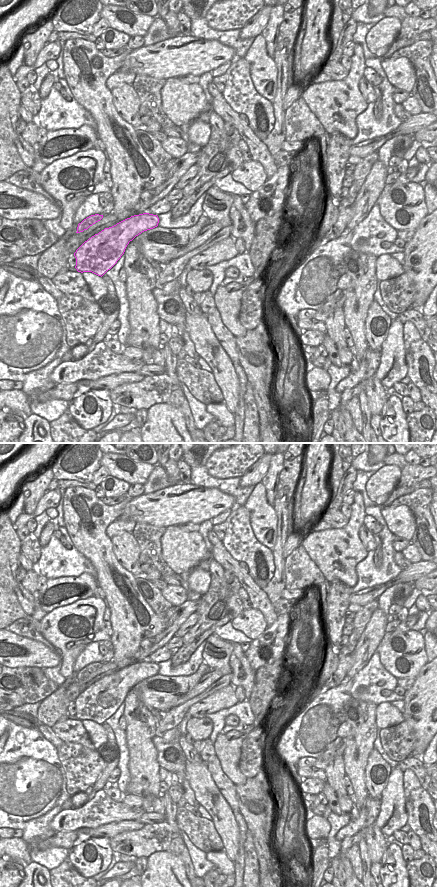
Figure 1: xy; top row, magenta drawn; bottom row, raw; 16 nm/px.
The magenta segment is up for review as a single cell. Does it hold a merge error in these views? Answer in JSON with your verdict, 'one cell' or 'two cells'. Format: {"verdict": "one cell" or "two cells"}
{"verdict": "two cells"}

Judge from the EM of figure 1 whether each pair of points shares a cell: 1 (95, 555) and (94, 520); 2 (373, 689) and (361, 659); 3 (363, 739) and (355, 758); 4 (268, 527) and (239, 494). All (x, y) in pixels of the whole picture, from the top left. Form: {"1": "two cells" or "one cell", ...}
{"1": "one cell", "2": "two cells", "3": "one cell", "4": "two cells"}

